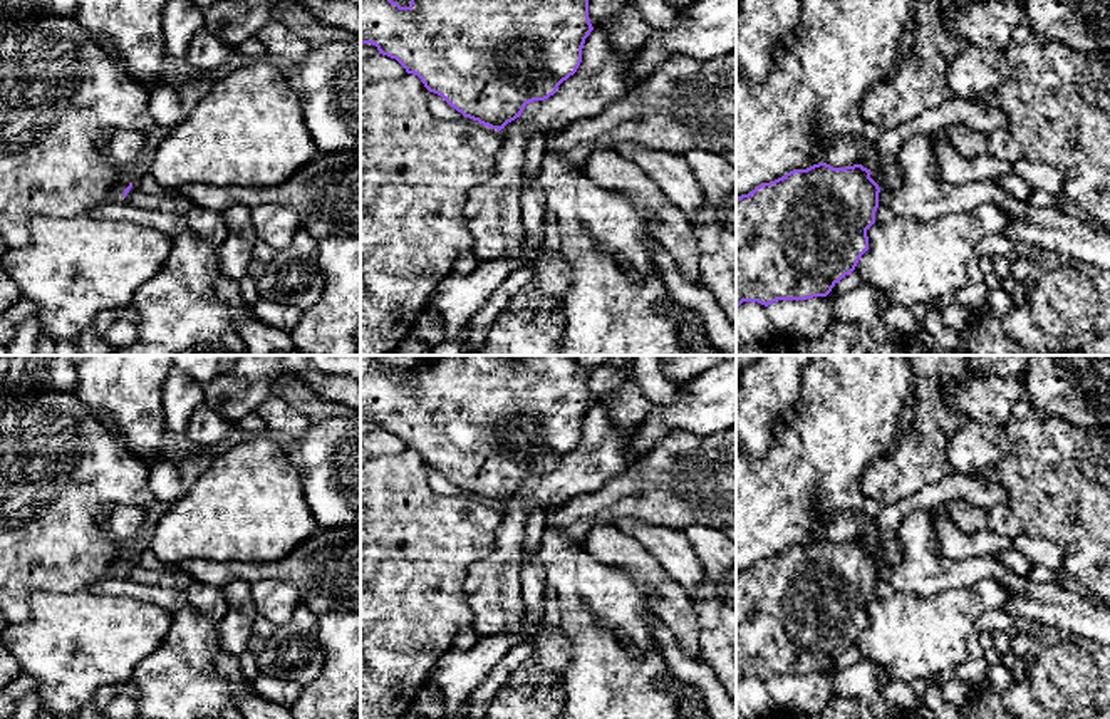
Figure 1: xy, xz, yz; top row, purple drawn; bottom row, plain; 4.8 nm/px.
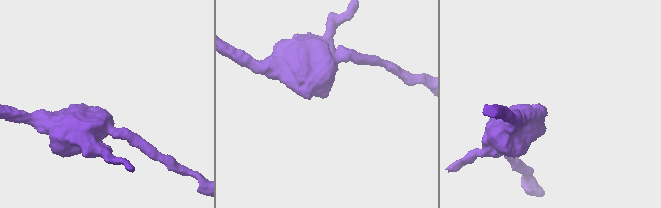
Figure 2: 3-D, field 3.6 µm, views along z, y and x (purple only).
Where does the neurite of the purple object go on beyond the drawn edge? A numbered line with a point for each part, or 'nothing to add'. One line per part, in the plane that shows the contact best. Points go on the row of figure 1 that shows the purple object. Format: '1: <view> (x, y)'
nothing to add

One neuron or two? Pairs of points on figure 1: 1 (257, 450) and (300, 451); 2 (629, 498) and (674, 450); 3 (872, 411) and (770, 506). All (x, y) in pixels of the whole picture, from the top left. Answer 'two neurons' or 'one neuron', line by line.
1: two neurons
2: one neuron
3: one neuron

